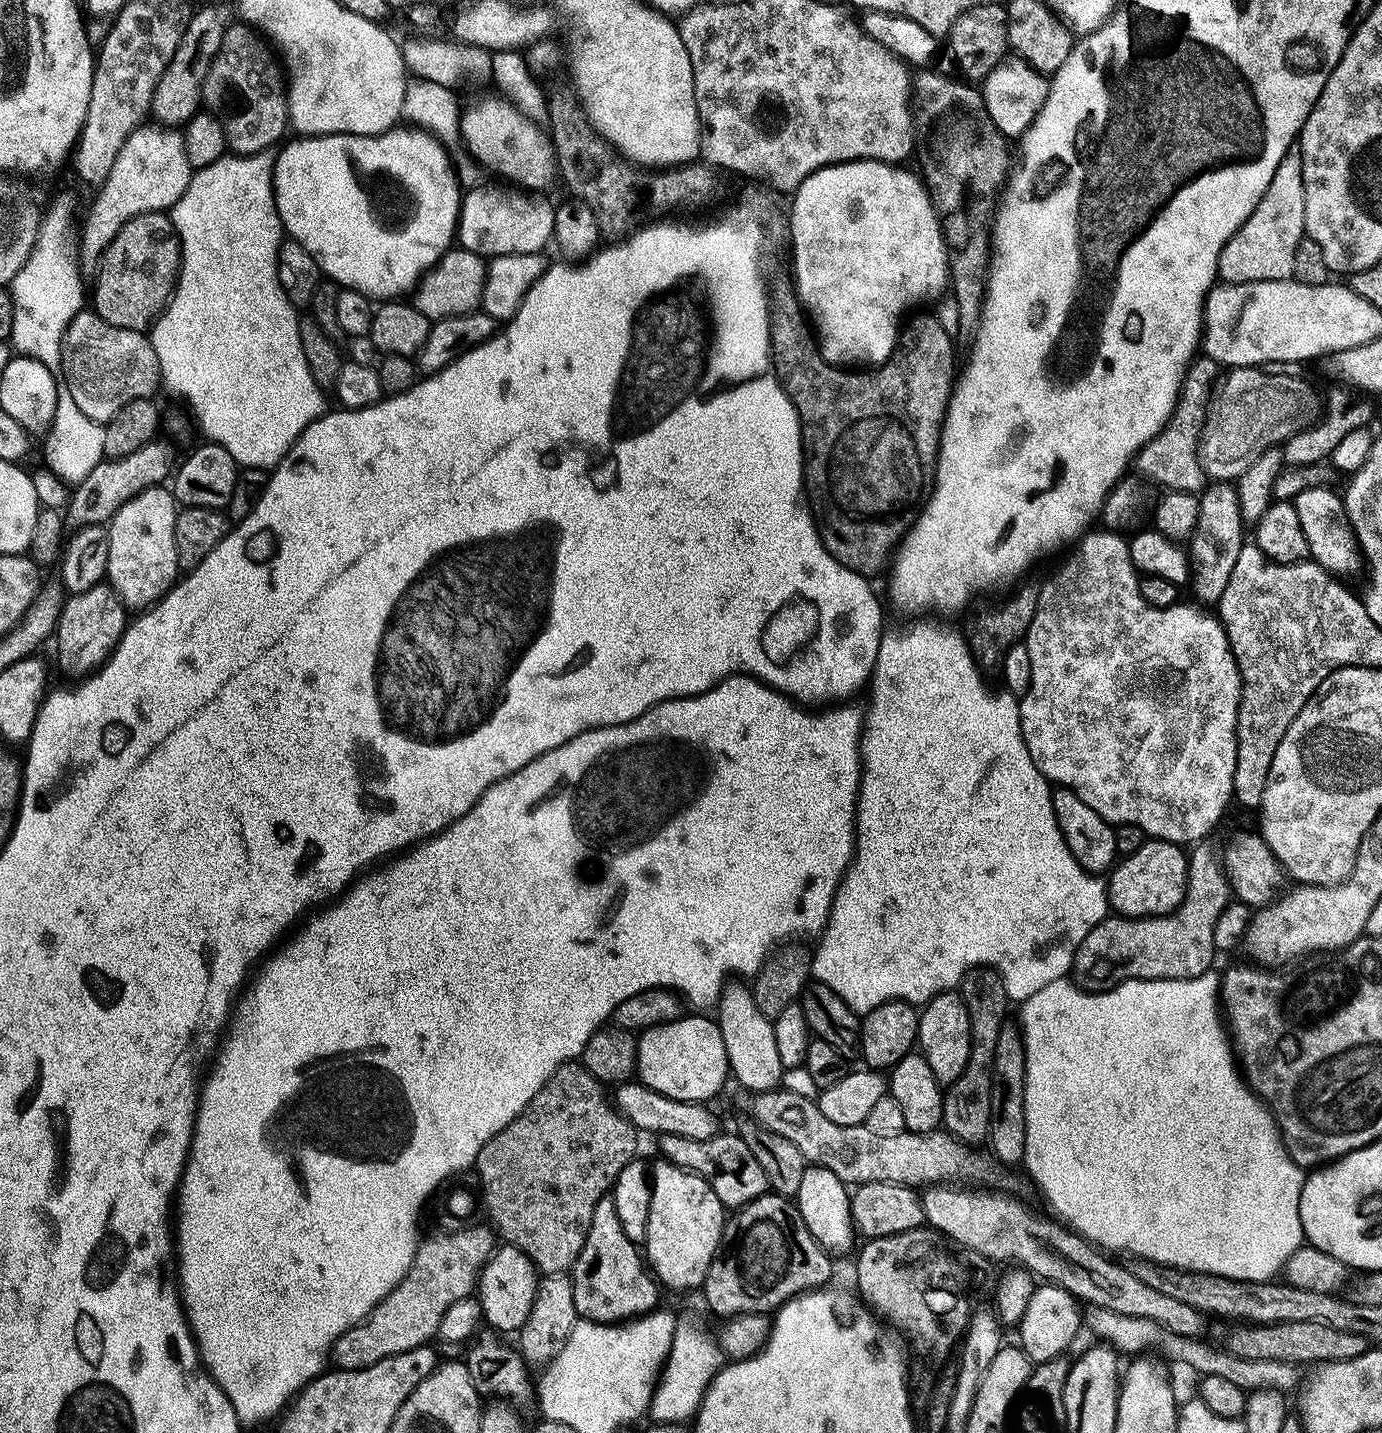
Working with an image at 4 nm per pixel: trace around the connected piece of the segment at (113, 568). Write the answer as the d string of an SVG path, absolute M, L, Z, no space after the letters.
M157 486L148 488L142 494L130 498L114 514L112 520L107 521L108 530L108 570L106 573L107 583L112 585L113 590L120 595L120 600L125 609L144 610L163 598L172 585L177 583L178 573L178 550L174 546L174 522L178 505L176 497L167 487Z

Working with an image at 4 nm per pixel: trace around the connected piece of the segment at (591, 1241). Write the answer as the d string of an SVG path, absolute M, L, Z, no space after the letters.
M601 1202L594 1210L594 1222L590 1222L590 1234L586 1234L586 1246L582 1246L570 1275L577 1317L599 1324L615 1324L643 1316L657 1307L657 1281L646 1271L641 1249L626 1238L618 1214L607 1203Z

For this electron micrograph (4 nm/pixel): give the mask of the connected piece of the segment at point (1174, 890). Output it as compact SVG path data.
M1148 838L1143 842L1145 844L1141 848L1134 849L1125 860L1123 857L1111 869L1110 875L1107 877L1108 903L1113 913L1135 917L1164 916L1168 912L1173 912L1182 902L1184 891L1186 890L1186 882L1188 881L1188 856L1185 849L1181 845L1171 844L1169 840Z

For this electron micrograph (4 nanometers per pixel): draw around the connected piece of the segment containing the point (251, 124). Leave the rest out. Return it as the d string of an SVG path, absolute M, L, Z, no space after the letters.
M236 22L226 30L222 46L213 58L204 79L203 103L223 120L228 135L228 146L233 153L254 156L257 152L269 151L273 147L271 144L279 145L285 139L284 131L289 131L290 128L286 72L269 41L257 29L243 22Z

